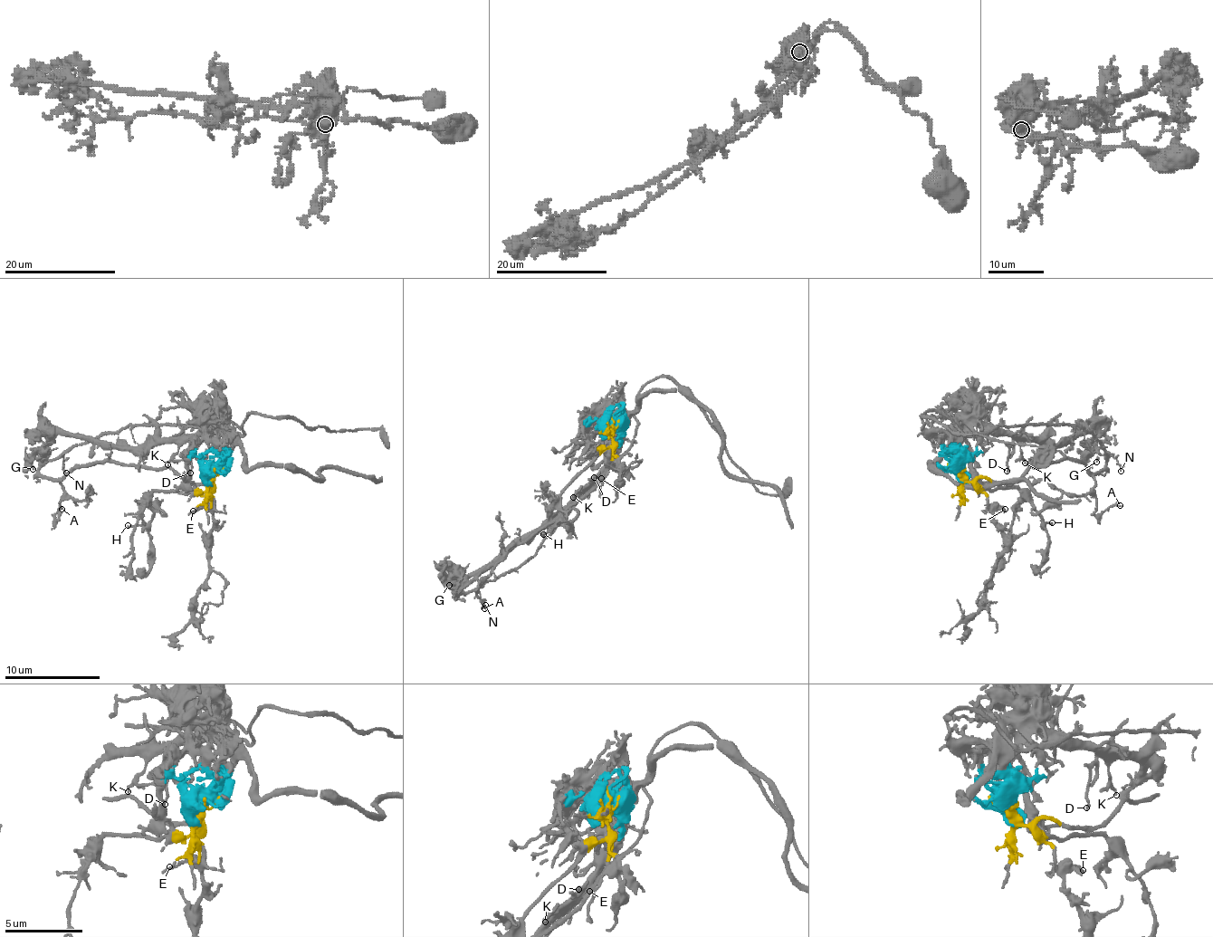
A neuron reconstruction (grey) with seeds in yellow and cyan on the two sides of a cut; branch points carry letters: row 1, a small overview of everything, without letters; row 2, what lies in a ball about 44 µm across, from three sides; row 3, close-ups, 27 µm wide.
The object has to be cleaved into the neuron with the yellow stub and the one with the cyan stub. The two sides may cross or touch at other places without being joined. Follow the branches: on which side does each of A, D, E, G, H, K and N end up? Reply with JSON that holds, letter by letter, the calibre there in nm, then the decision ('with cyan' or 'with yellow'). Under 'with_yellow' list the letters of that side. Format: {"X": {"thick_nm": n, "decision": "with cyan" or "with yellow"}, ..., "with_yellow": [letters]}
{"A": {"thick_nm": 130, "decision": "with yellow"}, "D": {"thick_nm": 160, "decision": "with cyan"}, "E": {"thick_nm": 140, "decision": "with yellow"}, "G": {"thick_nm": 140, "decision": "with cyan"}, "H": {"thick_nm": 120, "decision": "with yellow"}, "K": {"thick_nm": 130, "decision": "with cyan"}, "N": {"thick_nm": 160, "decision": "with yellow"}, "with_yellow": ["A", "E", "H", "N"]}

